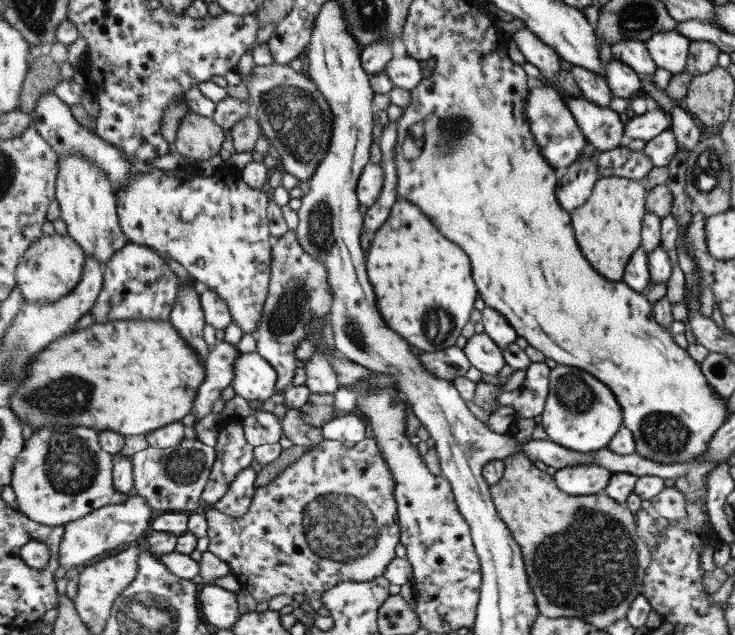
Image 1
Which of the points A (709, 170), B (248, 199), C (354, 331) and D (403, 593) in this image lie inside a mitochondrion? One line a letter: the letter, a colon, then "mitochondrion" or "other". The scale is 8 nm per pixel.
A: mitochondrion
B: other
C: mitochondrion
D: other

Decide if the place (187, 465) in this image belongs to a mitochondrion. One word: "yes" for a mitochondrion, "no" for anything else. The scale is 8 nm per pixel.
yes

